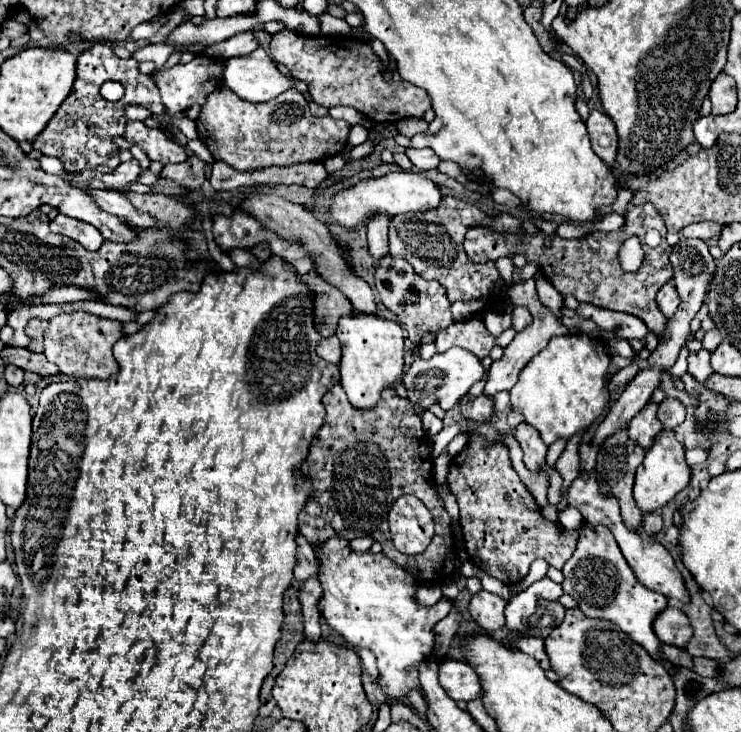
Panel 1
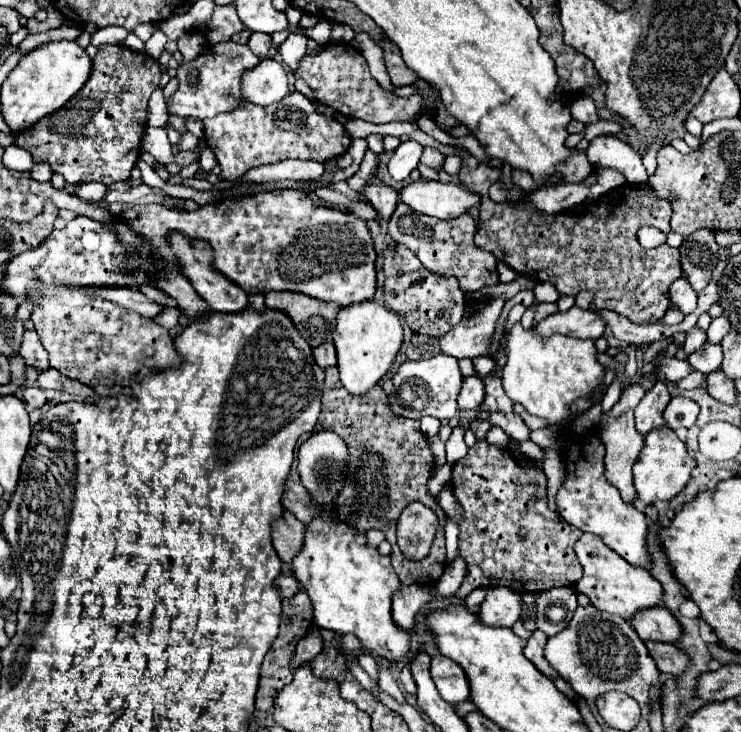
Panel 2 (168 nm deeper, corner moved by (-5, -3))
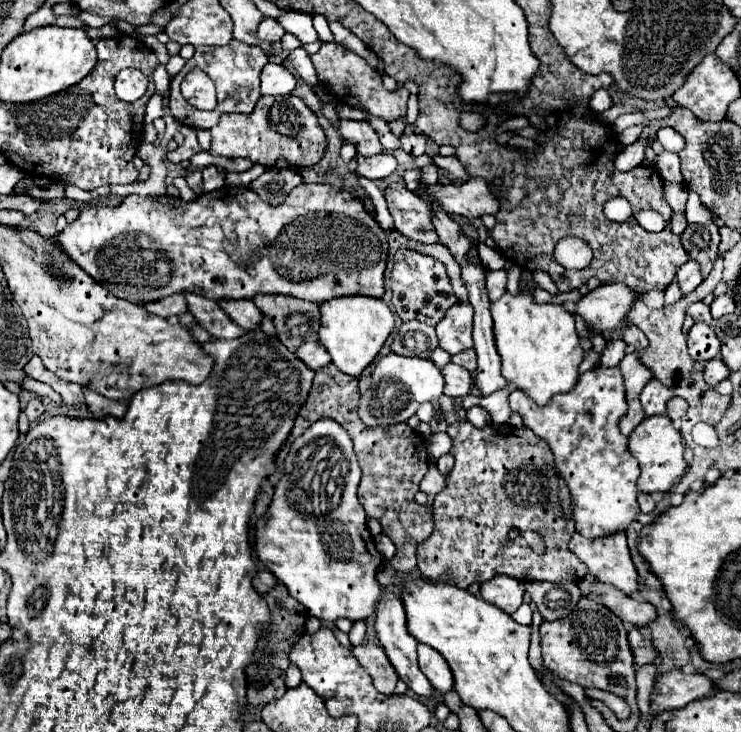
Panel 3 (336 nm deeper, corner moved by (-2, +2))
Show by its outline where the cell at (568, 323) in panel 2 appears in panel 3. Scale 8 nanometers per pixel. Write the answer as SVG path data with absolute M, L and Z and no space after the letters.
M602 284L576 304L576 312L584 318L588 328L612 332L626 320L626 312L630 312L636 300L638 294L626 284Z

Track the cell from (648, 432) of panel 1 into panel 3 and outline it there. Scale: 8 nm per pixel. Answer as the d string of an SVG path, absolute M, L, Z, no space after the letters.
M652 378L642 394L640 394L640 402L644 406L646 416L656 416L656 414L666 414L666 402L674 396L674 392L670 392L670 388L666 388L660 380Z

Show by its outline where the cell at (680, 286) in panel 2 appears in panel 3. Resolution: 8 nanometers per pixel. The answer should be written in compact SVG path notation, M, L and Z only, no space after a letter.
M690 258L684 266L680 266L680 270L676 274L676 280L678 280L680 288L682 288L682 294L690 294L704 280L702 274L700 274L700 264Z

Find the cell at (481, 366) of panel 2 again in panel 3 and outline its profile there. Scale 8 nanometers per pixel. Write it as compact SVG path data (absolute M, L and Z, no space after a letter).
M468 348L468 350L462 350L460 354L454 354L452 362L458 364L458 366L468 368L468 372L474 372L476 370L476 352L474 352L474 348Z

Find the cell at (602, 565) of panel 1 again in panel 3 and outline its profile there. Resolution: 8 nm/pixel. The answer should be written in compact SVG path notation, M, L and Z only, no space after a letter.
M576 532L570 540L570 550L588 566L598 582L612 584L624 594L640 590L624 532L614 532L614 536L604 536L602 540L586 540Z

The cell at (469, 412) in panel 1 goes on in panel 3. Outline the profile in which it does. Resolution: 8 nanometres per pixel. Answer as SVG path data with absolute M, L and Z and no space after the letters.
M450 362L450 364L442 366L442 376L446 380L446 396L464 398L468 394L470 384L472 384L472 376L466 368Z

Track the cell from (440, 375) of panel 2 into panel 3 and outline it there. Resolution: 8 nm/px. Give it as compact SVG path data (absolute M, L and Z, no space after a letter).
M388 354L380 358L372 370L372 384L368 392L360 396L358 416L368 428L400 424L406 422L412 414L416 414L422 402L434 402L444 392L444 376L434 362L424 358L406 358L398 354Z

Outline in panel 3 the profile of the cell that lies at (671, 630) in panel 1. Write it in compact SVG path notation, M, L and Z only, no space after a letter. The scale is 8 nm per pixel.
M580 580L578 582L580 590L584 596L598 596L600 602L610 608L616 616L620 616L626 624L632 626L646 626L656 618L656 608L644 600L636 600L632 596L626 596L618 588L602 582L588 582Z

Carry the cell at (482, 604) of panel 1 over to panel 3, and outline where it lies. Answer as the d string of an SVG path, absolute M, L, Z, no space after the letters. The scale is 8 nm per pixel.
M494 576L494 580L488 580L480 586L480 596L502 608L506 614L512 614L522 604L524 596L524 582L514 580L512 576Z

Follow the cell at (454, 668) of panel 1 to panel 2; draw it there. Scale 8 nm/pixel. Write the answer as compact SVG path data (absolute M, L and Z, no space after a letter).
M437 655L431 659L431 677L437 685L437 691L441 693L441 697L451 703L463 703L471 699L471 687L469 687L469 679L465 675L465 671L461 669L461 665L457 665L455 661Z

